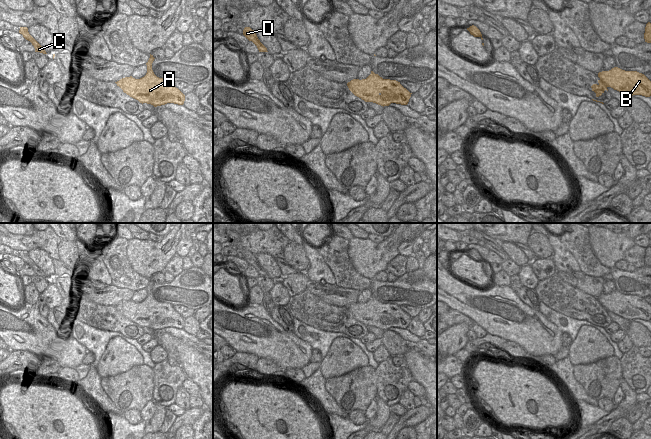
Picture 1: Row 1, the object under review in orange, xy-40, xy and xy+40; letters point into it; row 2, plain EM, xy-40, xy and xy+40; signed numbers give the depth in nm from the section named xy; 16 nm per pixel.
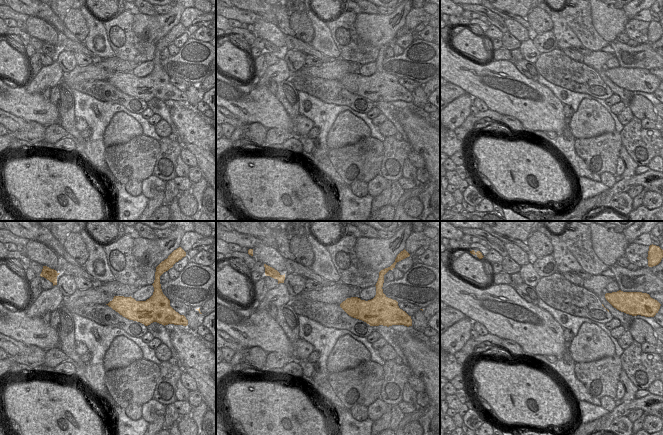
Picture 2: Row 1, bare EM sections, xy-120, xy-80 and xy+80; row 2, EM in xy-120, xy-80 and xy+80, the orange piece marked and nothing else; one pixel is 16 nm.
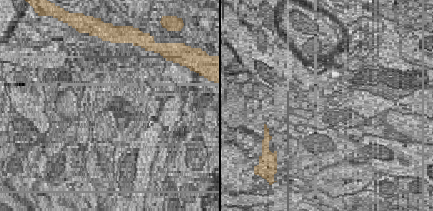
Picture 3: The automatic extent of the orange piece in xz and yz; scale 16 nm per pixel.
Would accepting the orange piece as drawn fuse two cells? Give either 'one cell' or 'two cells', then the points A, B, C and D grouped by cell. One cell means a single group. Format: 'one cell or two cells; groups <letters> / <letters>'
one cell; groups A B C D

